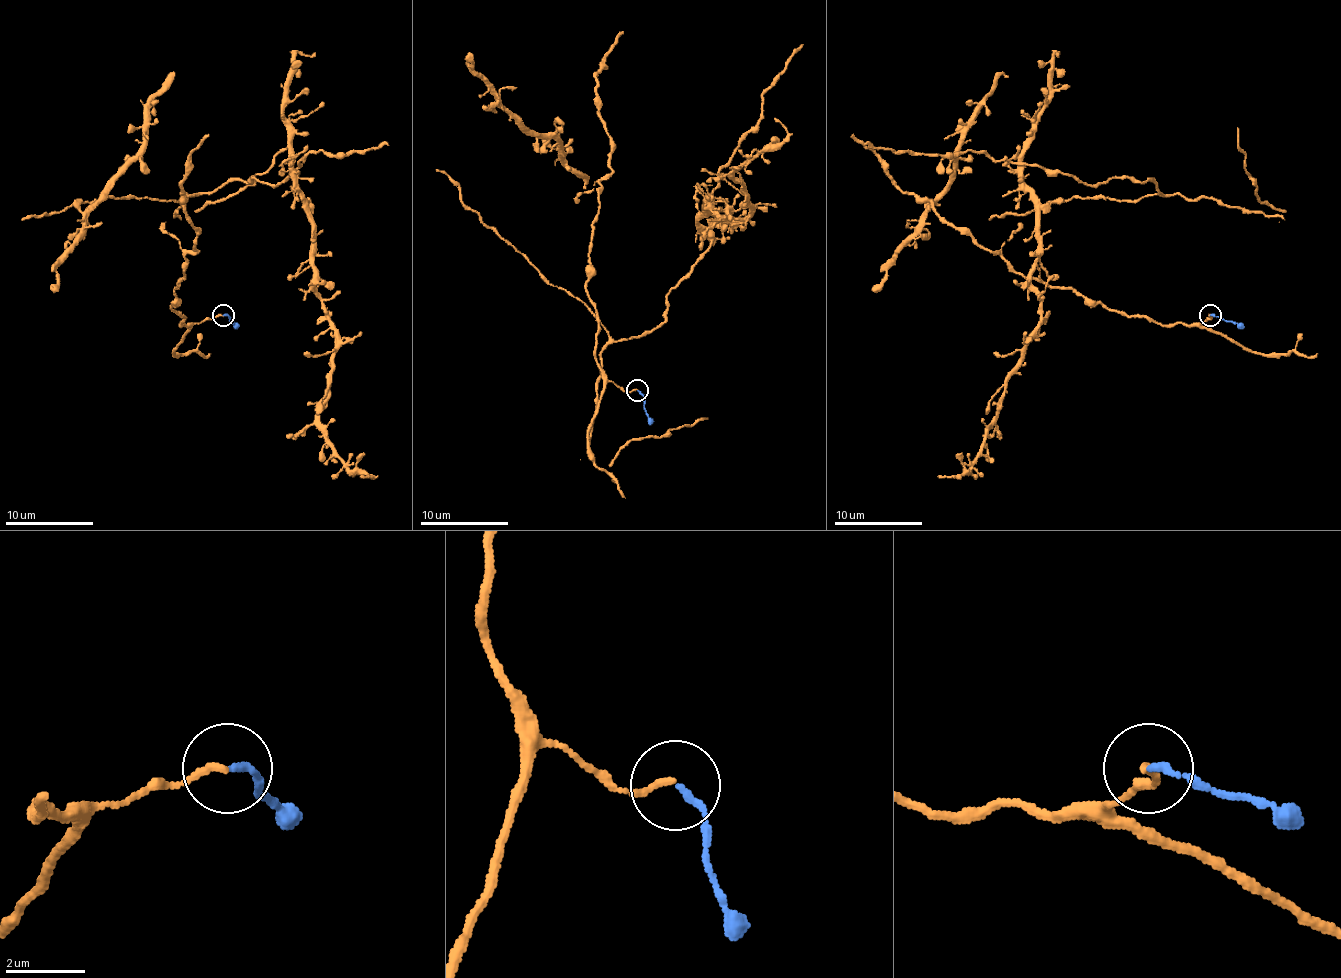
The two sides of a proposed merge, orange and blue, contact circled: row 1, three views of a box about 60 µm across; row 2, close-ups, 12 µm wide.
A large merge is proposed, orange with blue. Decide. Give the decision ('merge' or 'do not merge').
merge

